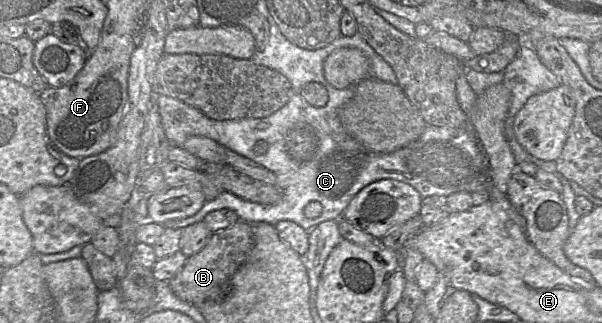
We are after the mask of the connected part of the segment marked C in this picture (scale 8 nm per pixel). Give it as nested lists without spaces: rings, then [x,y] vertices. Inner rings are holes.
[[[306,105],[304,121],[294,118],[280,120],[278,125],[258,128],[263,131],[262,141],[266,142],[267,149],[264,154],[257,155],[254,152],[254,146],[258,141],[249,141],[247,143],[246,155],[251,161],[265,167],[276,175],[276,187],[281,191],[282,199],[274,205],[264,205],[242,199],[239,196],[224,191],[216,198],[206,201],[202,208],[193,216],[185,219],[174,219],[164,222],[164,228],[183,229],[195,222],[203,221],[204,217],[216,210],[230,209],[236,212],[239,221],[245,221],[250,224],[265,222],[276,225],[279,221],[292,221],[306,231],[310,231],[318,224],[329,221],[339,220],[346,207],[353,197],[365,186],[375,181],[383,179],[394,179],[411,185],[423,198],[430,196],[445,196],[457,192],[486,193],[490,188],[489,166],[487,155],[480,144],[471,123],[470,128],[437,127],[427,125],[422,135],[408,145],[388,154],[379,154],[364,148],[359,142],[353,139],[344,129],[338,108],[320,108]],[[310,126],[318,140],[317,149],[313,157],[308,161],[296,161],[291,158],[286,151],[286,137],[295,127]],[[311,202],[318,202],[322,206],[318,217],[310,219],[304,215],[305,207]]]

